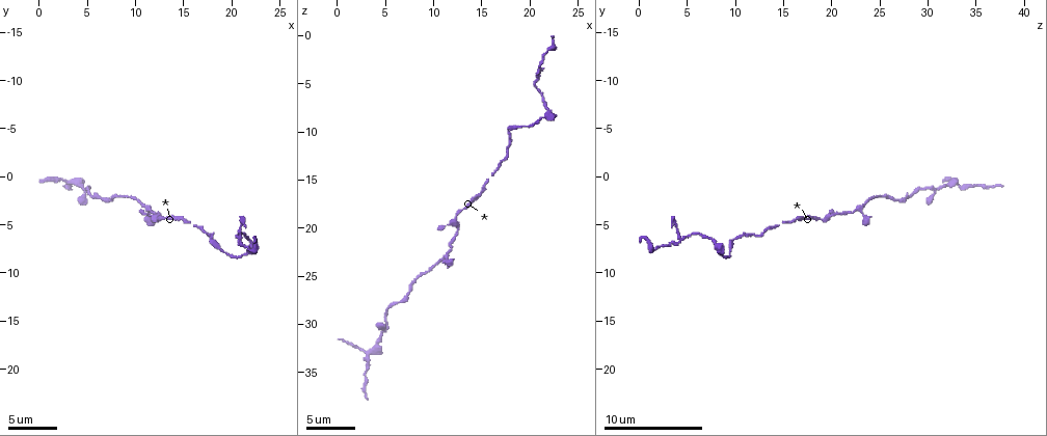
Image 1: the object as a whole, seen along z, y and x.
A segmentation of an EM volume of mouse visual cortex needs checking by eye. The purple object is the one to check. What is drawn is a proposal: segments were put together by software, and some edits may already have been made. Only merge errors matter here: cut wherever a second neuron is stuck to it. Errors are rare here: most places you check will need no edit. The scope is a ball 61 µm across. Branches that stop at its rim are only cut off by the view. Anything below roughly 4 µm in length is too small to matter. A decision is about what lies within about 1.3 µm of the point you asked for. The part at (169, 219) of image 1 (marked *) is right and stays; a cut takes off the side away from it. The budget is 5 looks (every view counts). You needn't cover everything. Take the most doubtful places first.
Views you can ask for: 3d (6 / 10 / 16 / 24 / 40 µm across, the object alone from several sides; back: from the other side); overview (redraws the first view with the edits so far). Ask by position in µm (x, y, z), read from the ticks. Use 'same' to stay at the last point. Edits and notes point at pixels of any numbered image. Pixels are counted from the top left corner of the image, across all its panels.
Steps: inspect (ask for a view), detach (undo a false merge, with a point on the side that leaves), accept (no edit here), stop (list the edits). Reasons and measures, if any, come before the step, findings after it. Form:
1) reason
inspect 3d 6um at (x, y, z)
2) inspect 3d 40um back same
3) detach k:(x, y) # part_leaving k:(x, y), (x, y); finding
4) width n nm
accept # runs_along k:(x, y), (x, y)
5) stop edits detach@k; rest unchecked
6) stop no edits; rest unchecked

sudden change in width
inspect 3d 10um at (20.6, 6.0, 5.0)

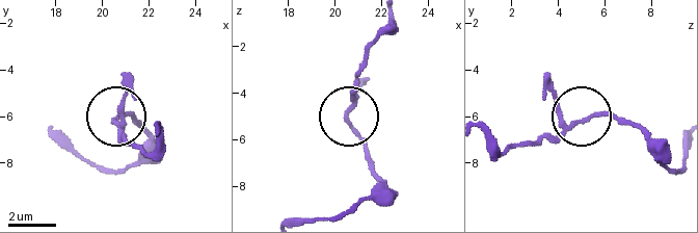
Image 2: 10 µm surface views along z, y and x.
inspect 3d 10um back at (20.6, 6.2, 5.0)

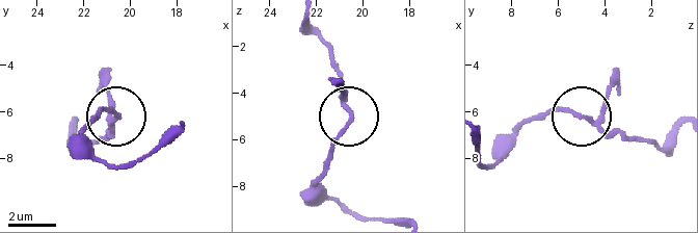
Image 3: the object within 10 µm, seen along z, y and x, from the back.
arms 3
accept # runs_along 3:(364, 215), (322, 185), (349, 115), (340, 70); one neuron here

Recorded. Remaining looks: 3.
three-way junction
inspect 3d 6um at (4.6, 1.2, 31.0)

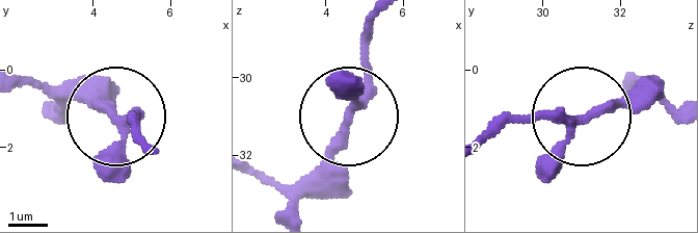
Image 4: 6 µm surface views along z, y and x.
inspect 3d 6um back at (4.55, 1.30, 31.00)

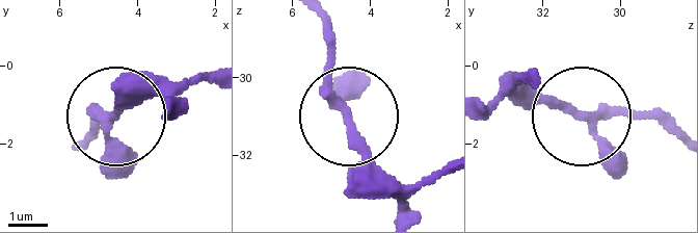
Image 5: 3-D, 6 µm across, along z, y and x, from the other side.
arms 3
accept # continuous, no second neuron

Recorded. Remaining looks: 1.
thick turns thin
inspect 3d 10um at (21.0, 8.2, 8.8)

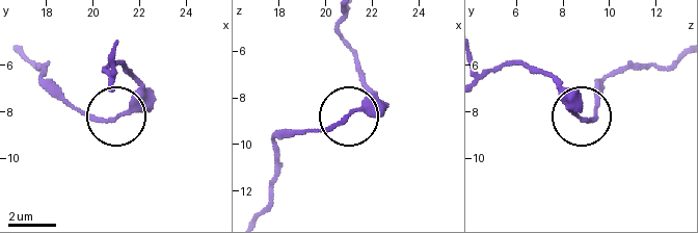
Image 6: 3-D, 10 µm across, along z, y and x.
accept # continuous, no second neuron

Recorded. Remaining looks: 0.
stop no edits; rest unchecked

